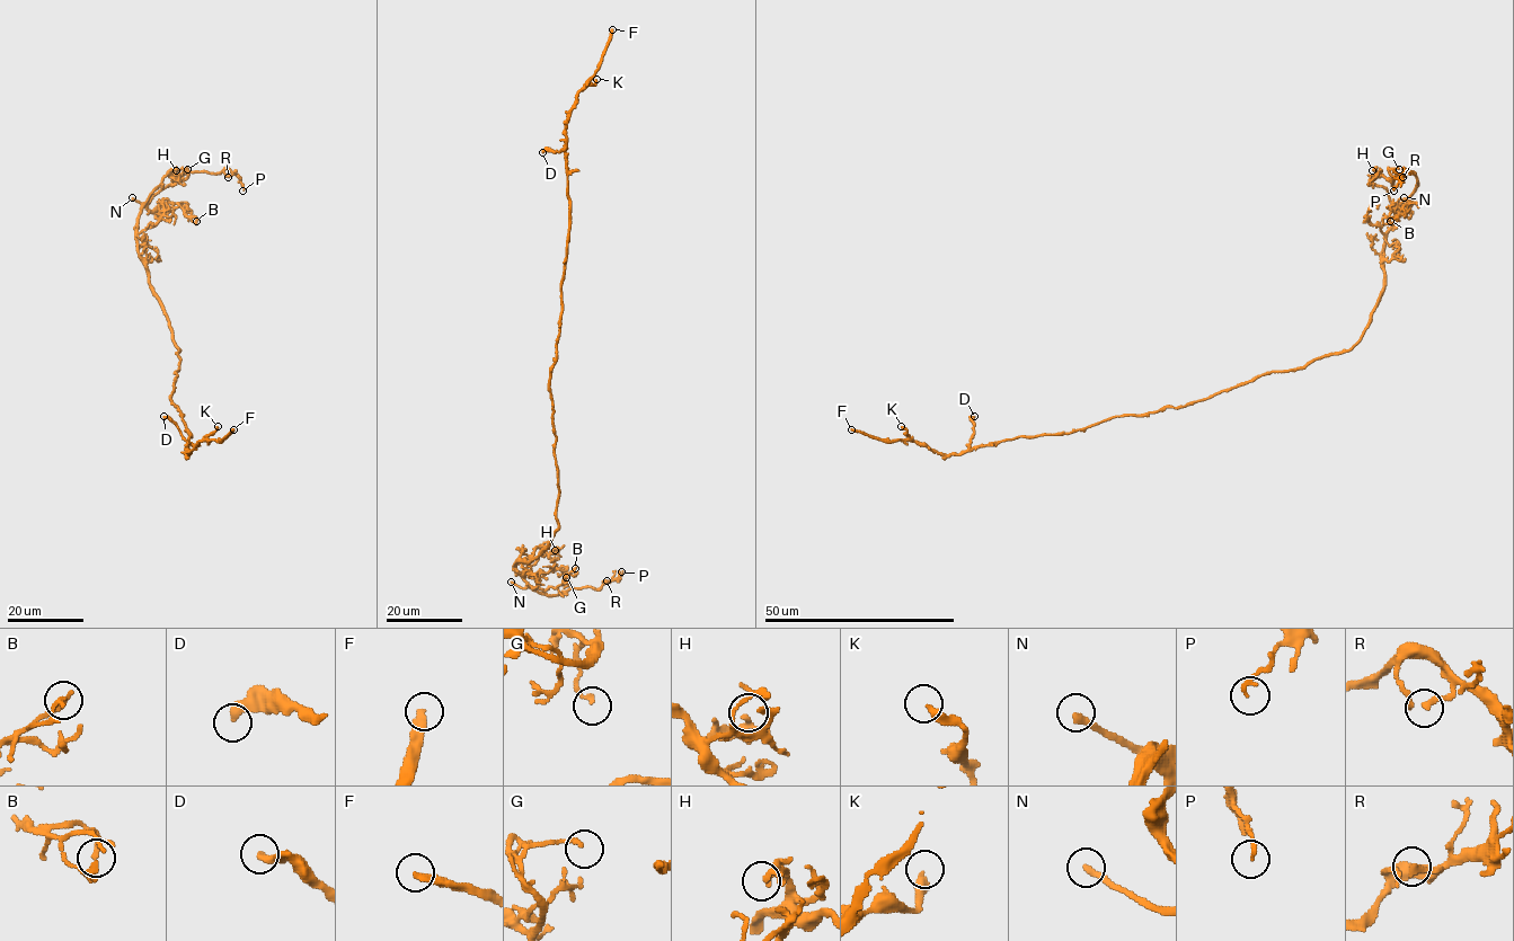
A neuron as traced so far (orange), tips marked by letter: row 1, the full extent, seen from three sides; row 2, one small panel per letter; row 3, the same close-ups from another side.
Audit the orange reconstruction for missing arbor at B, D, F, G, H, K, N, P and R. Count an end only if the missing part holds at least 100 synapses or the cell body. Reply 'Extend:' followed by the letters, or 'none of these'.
Extend: F, N

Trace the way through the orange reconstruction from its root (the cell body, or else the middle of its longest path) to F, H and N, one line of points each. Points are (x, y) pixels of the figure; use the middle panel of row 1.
F: (552, 419), (549, 375), (559, 334), (561, 281), (569, 230), (566, 120), (576, 95), (598, 68), (612, 29)
H: (552, 419), (558, 529), (531, 561), (518, 560), (515, 570), (533, 565), (541, 550), (547, 553), (555, 550)
N: (552, 419), (558, 529), (549, 544), (531, 561), (515, 562), (515, 570), (527, 586), (520, 587), (511, 582)

